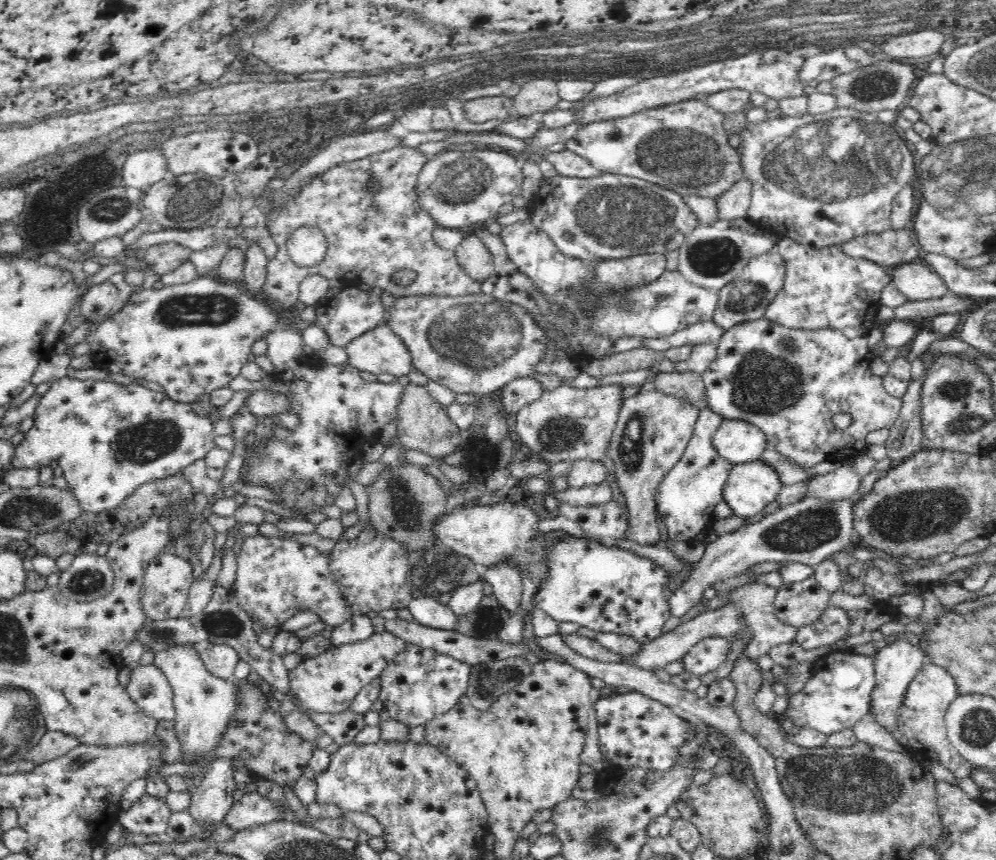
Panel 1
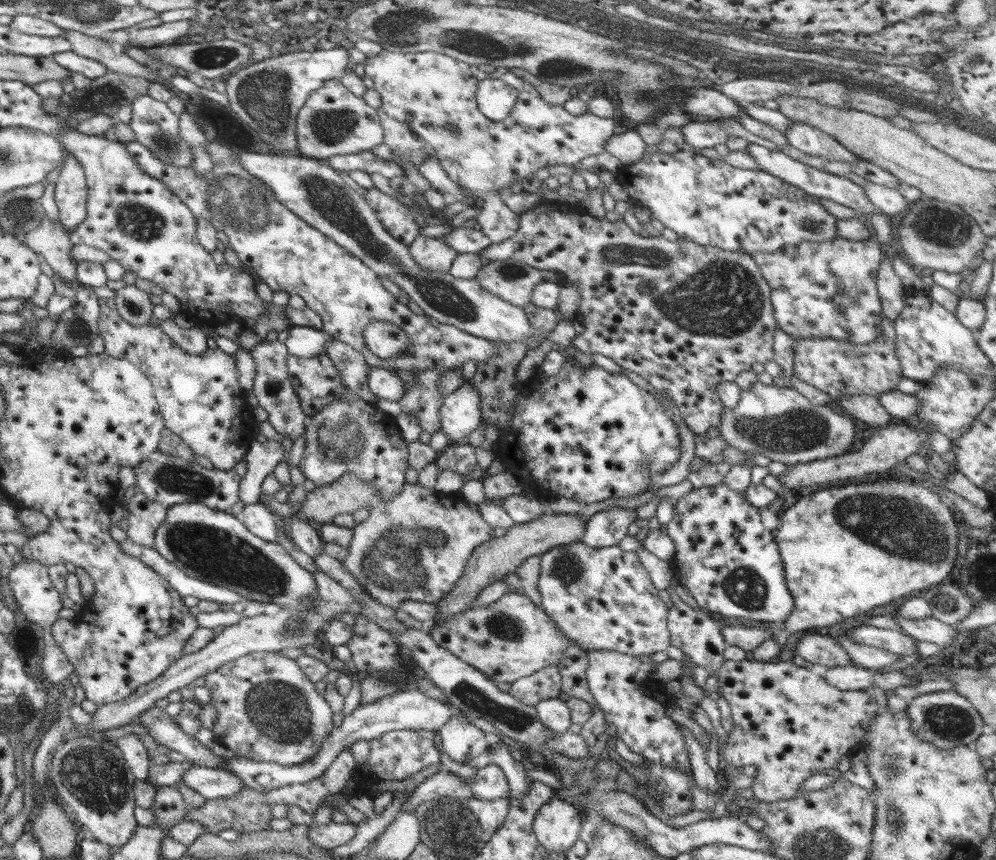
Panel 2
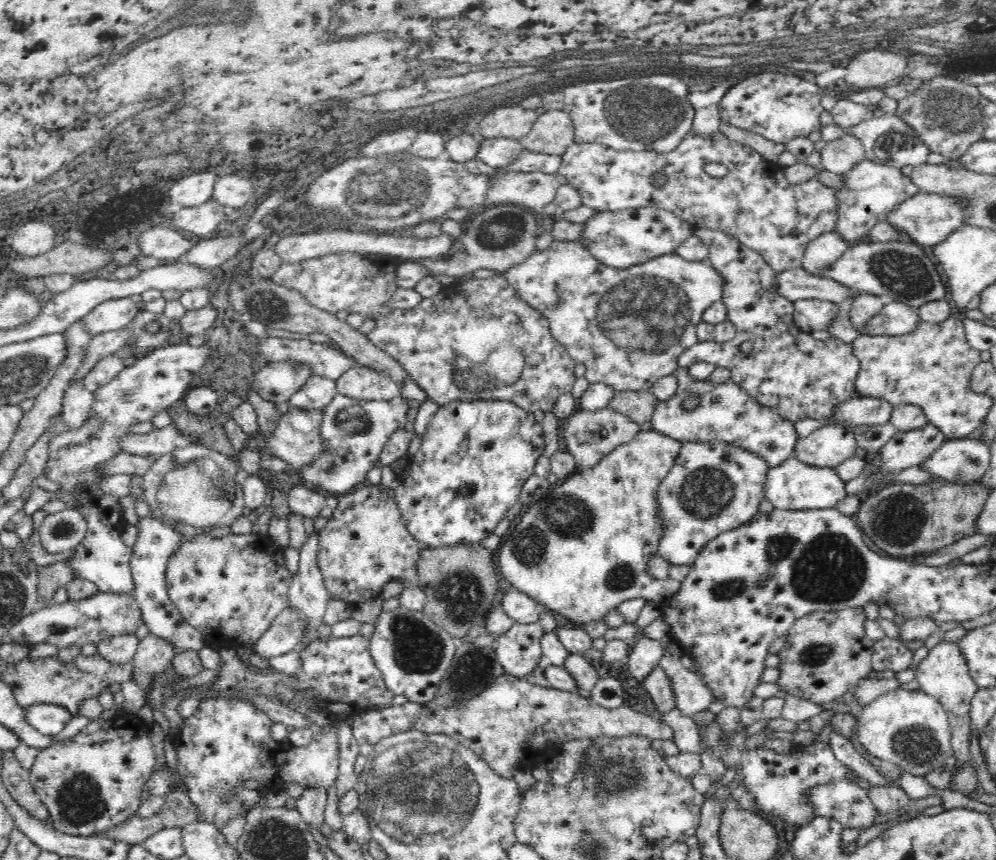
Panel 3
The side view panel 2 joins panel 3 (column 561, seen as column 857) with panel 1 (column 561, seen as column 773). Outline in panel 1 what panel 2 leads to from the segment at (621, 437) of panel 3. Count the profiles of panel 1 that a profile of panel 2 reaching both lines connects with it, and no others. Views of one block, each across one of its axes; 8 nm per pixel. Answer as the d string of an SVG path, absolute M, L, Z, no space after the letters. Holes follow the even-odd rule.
M612 384L587 389L561 385L555 390L545 390L538 400L517 412L515 434L548 464L582 459L602 463L608 456L610 439L624 400L623 389L622 385Z

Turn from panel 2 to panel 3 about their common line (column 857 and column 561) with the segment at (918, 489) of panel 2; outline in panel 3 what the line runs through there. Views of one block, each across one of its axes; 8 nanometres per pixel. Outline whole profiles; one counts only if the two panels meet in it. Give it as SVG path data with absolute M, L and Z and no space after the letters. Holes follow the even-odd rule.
M653 428L648 431L639 431L632 442L626 442L626 444L615 448L610 454L606 454L596 466L577 469L558 487L551 484L545 497L530 506L530 509L523 514L524 517L520 524L509 532L498 546L498 564L500 565L498 572L500 572L502 580L510 582L511 586L533 598L539 605L544 605L548 610L562 614L564 618L580 624L602 620L610 610L616 609L618 604L622 604L622 602L631 598L645 598L647 601L651 600L652 604L662 606L666 599L678 592L681 582L672 580L672 578L666 578L666 580L652 578L647 571L647 562L652 555L656 555L663 533L663 526L661 520L659 520L660 515L658 515L658 508L660 508L657 502L658 487L674 466L674 461L677 459L681 446L682 442L656 432Z

